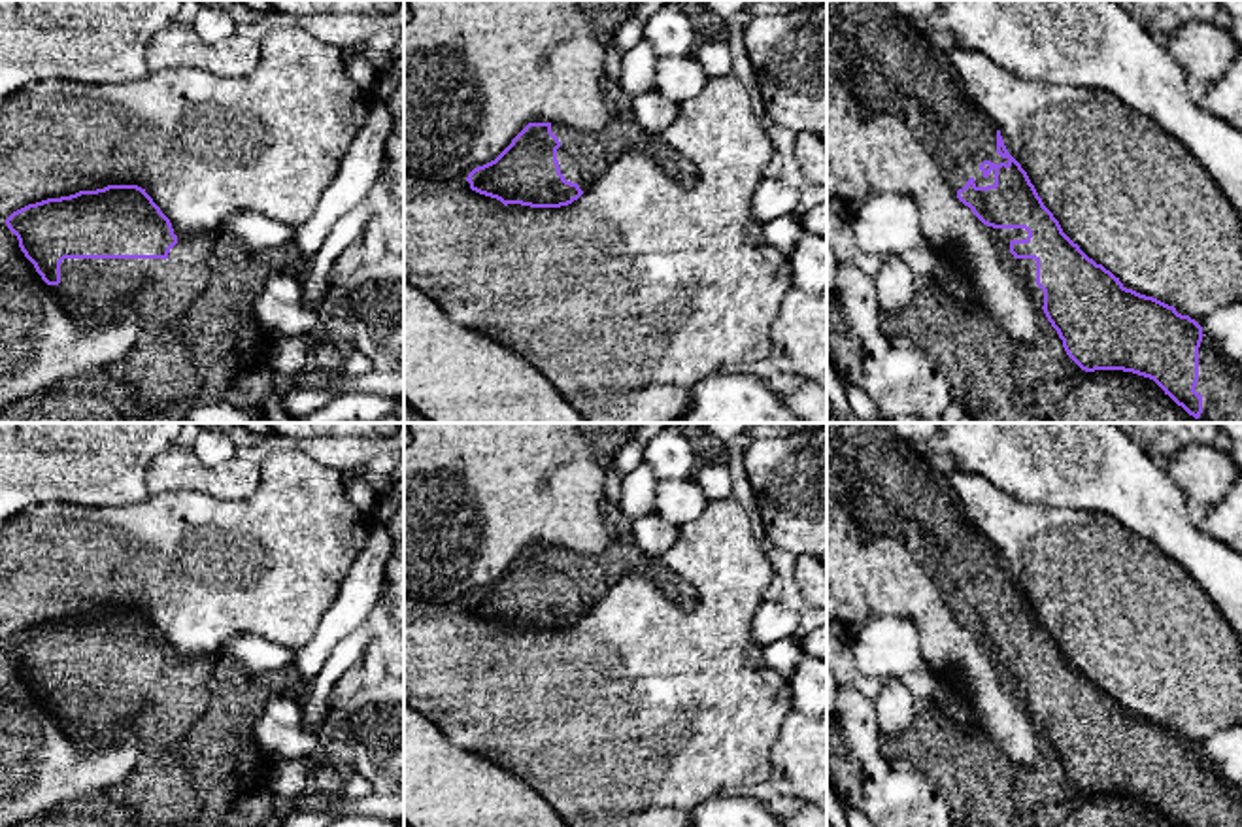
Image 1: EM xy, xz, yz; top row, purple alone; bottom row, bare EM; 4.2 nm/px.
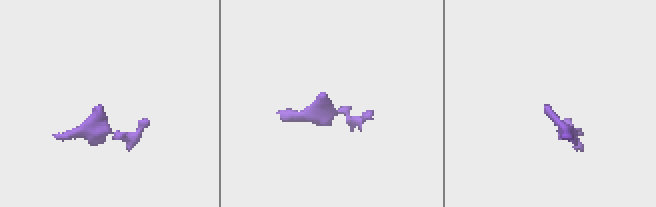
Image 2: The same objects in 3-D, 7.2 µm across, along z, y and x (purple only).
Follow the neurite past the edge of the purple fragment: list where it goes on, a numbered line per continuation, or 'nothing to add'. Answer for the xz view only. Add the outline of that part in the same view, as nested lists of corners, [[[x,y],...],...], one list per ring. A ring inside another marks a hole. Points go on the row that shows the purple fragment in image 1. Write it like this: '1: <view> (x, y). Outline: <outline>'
1: xz (584, 157). Outline: [[[612,85],[608,94],[619,108],[602,130],[585,132],[551,123],[551,132],[561,142],[557,149],[561,174],[581,191],[587,191],[625,151],[646,149],[651,142],[629,110],[629,96]]]

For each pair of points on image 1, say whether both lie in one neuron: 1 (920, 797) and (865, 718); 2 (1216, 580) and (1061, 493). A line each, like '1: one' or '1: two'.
1: one
2: one

